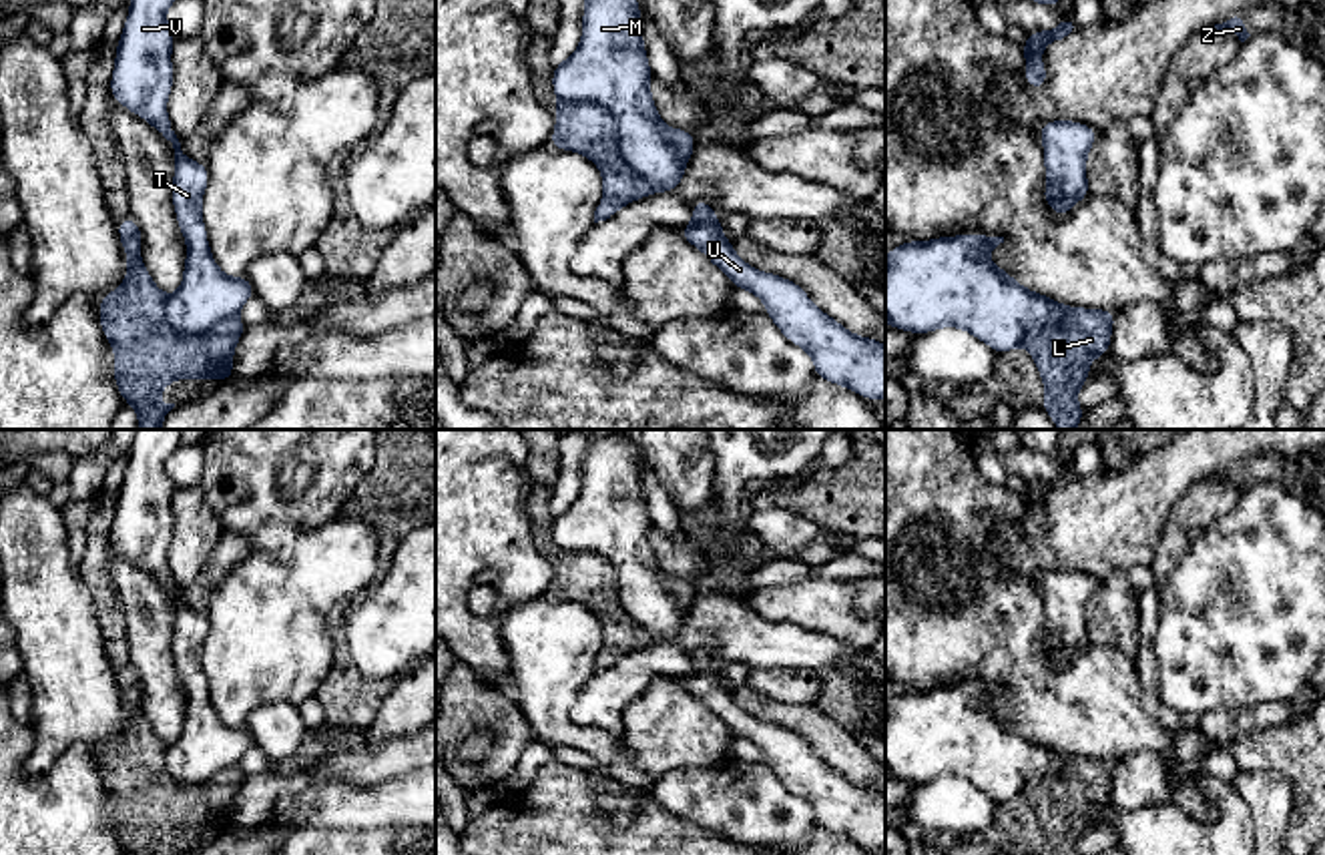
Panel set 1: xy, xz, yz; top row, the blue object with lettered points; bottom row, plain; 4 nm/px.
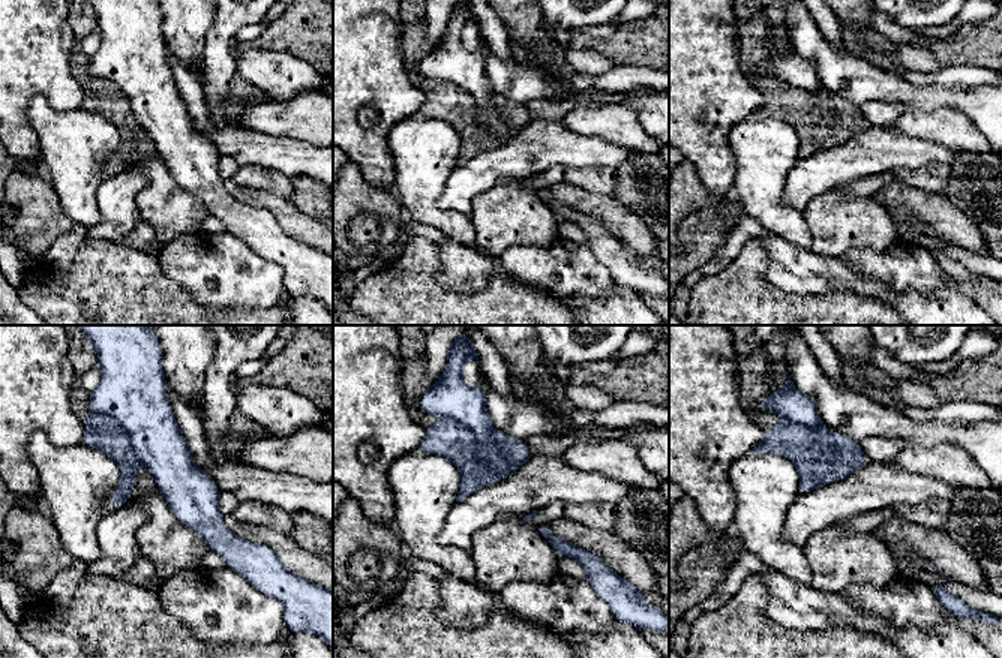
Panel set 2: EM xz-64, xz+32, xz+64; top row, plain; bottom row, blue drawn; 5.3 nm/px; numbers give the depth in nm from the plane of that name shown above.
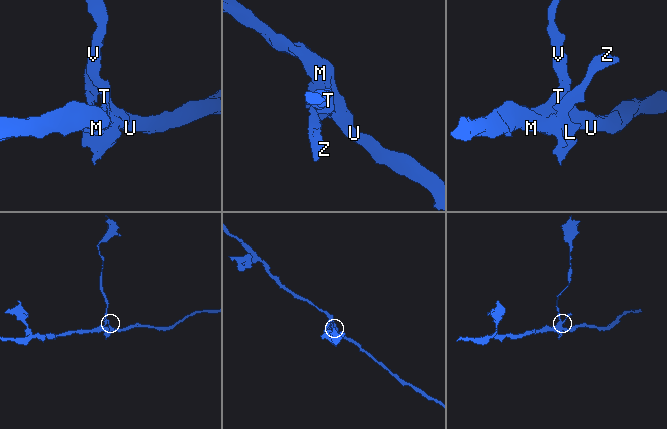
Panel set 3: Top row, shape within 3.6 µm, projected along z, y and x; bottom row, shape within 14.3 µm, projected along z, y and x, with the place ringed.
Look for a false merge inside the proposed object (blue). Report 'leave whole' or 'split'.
split

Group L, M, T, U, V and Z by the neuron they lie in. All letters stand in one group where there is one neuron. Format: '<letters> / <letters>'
L Z / M T U V

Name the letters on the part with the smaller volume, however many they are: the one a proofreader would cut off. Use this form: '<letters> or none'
L, Z

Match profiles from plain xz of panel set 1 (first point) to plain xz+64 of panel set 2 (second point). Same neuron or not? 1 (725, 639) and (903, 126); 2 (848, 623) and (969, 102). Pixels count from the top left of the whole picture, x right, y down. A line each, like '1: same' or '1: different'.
1: different
2: different

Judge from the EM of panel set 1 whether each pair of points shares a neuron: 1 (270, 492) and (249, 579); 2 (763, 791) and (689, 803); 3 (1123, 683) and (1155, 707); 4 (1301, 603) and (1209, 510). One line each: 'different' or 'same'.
1: different
2: same
3: different
4: different

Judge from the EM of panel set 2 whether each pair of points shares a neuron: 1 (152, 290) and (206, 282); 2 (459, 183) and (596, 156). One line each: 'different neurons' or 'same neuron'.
1: different neurons
2: same neuron

